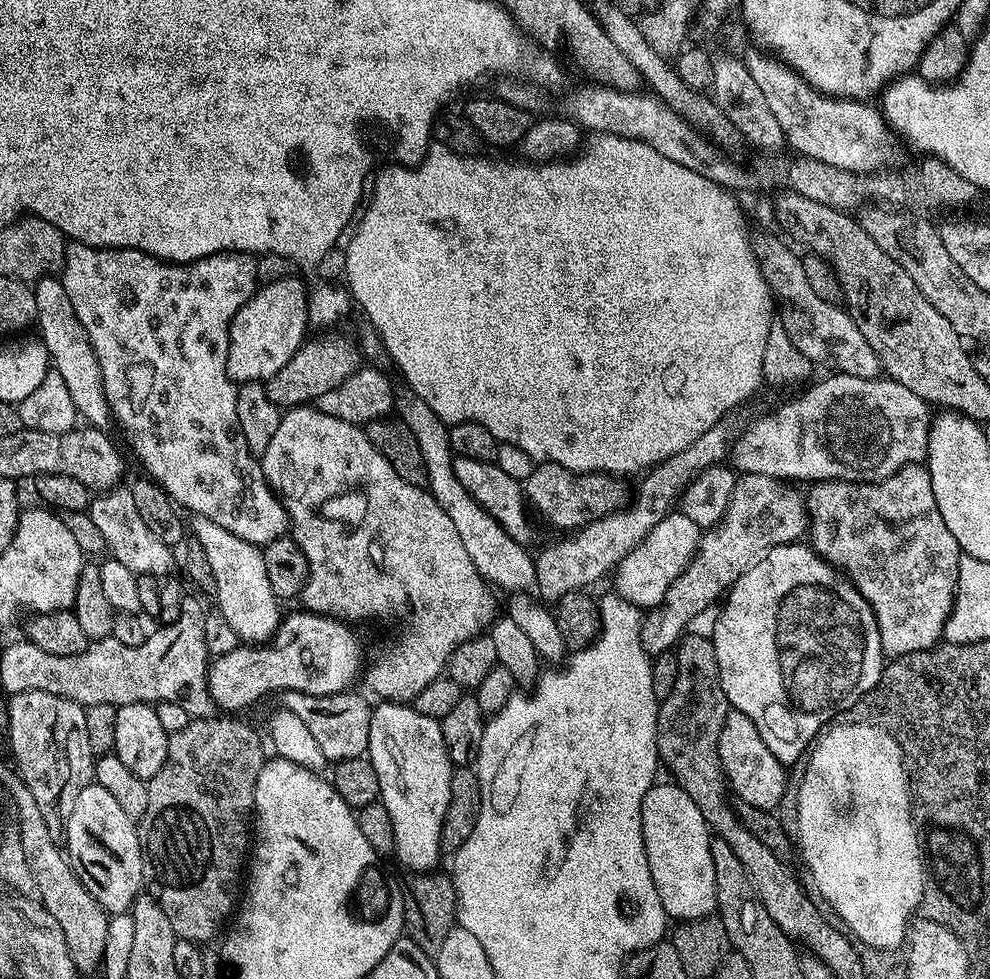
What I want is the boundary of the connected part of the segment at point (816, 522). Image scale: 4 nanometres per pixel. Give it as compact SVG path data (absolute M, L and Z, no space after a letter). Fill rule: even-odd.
M923 463L907 464L902 470L898 470L890 478L875 480L872 484L866 484L858 480L817 480L807 489L808 502L808 530L807 535L812 536L810 546L824 560L829 560L835 568L840 569L864 598L870 602L870 606L876 612L876 621L882 638L882 650L885 657L895 658L905 656L918 650L935 648L941 643L944 635L944 627L948 621L948 615L952 613L952 607L956 601L956 587L958 586L958 568L960 566L961 551L954 534L950 534L946 522L942 522L942 514L938 510L938 502L934 502L934 486L930 486L930 474Z

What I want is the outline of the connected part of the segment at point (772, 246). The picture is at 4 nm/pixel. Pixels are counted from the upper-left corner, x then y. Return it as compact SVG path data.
M776 236L755 237L754 247L756 260L769 290L773 297L789 312L790 315L783 317L784 329L790 334L794 346L806 354L806 358L813 366L820 364L832 374L843 374L854 378L866 378L867 380L877 379L881 375L880 356L862 338L862 330L850 318L850 314L839 304L822 302L814 289L810 287L810 281L806 279L806 270L802 270L802 259L795 256L782 241Z

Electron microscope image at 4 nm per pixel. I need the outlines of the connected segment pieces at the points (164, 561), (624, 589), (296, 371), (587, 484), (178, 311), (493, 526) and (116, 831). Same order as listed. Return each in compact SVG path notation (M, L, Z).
M117 486L105 492L97 493L89 501L89 516L100 530L109 555L116 561L127 566L136 575L156 576L169 575L174 566L171 545L159 541L155 533L151 533L142 516L138 514L131 489Z
M679 510L668 513L650 534L630 554L626 554L614 569L616 576L615 591L625 596L630 603L635 604L641 610L659 608L666 598L670 586L686 570L686 566L696 557L696 551L700 549L702 529L686 514Z
M328 330L316 335L318 337L313 342L311 339L296 351L294 358L290 358L290 362L286 362L278 374L263 381L270 402L282 410L309 405L317 397L326 394L326 390L334 390L334 386L346 382L346 378L362 367L362 356L357 345L355 348L342 333L336 331L340 330Z
M540 462L533 467L530 478L522 481L524 499L552 528L579 530L585 524L619 512L630 500L623 479L603 472L571 472L551 462Z
M69 243L64 249L64 267L62 279L66 286L66 295L74 305L74 314L78 314L78 322L86 330L90 338L90 346L94 348L94 358L98 358L98 366L102 370L102 386L106 394L106 402L112 411L115 427L124 431L128 444L132 447L134 455L140 459L147 475L156 482L168 497L172 499L185 513L192 516L205 516L210 522L218 522L230 530L230 534L238 534L246 542L263 546L279 538L287 536L290 532L288 512L279 496L268 486L264 471L257 456L252 453L250 446L246 446L246 438L242 438L238 426L238 402L236 401L237 385L229 378L226 370L228 357L228 331L234 314L254 293L258 287L256 279L256 256L247 256L244 250L225 250L195 260L192 264L169 264L166 260L159 260L142 250L133 248L95 248L89 244Z
M411 394L405 396L405 400L401 404L399 401L398 404L399 419L403 420L404 425L412 431L414 438L418 438L422 459L426 461L428 475L426 487L438 502L438 506L446 510L450 522L454 522L454 530L458 530L458 538L462 538L462 546L466 546L466 554L470 554L470 562L474 562L478 574L483 576L489 585L497 589L505 588L505 593L511 594L531 589L537 583L536 561L533 553L528 553L524 549L525 545L515 540L502 528L499 522L468 493L466 486L462 486L458 478L454 478L452 469L454 457L448 437L449 425L440 420L438 414L434 414L434 410L426 406L426 402L422 402Z
M94 782L77 794L64 816L64 840L69 864L89 894L109 914L127 913L141 895L144 883L142 833L107 790Z

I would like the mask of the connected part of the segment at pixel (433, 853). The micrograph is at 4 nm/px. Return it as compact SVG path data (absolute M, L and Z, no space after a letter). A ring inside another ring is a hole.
M380 702L372 708L370 718L370 742L366 758L374 766L374 774L378 774L380 787L379 803L386 806L386 814L390 814L390 826L394 838L394 856L400 859L413 873L428 874L442 857L440 839L442 826L446 818L446 806L450 806L450 786L454 765L448 757L446 742L442 742L442 726L434 718L426 718L426 714L418 714L408 702Z

